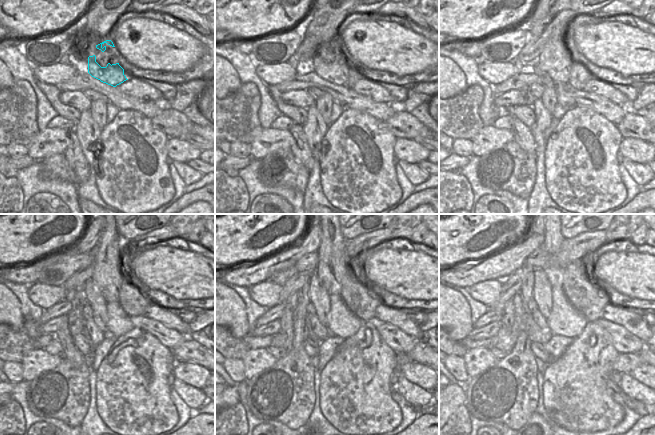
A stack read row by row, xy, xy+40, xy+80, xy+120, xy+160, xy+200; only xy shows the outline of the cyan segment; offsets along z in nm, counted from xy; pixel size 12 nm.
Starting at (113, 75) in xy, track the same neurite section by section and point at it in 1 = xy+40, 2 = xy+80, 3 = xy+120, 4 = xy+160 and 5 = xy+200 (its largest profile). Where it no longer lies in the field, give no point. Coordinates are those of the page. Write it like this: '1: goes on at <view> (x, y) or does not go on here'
1: goes on at xy+40 (330, 64)
2: goes on at xy+80 (554, 61)
3: goes on at xy+120 (108, 263)
4: goes on at xy+160 (331, 268)
5: goes on at xy+200 (553, 237)

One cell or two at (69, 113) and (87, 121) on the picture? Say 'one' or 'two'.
two

